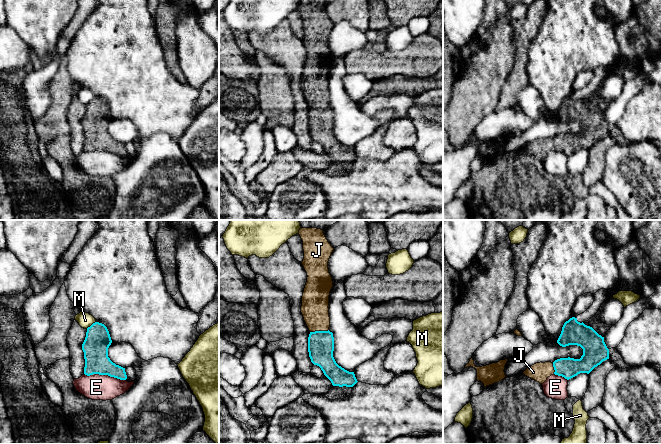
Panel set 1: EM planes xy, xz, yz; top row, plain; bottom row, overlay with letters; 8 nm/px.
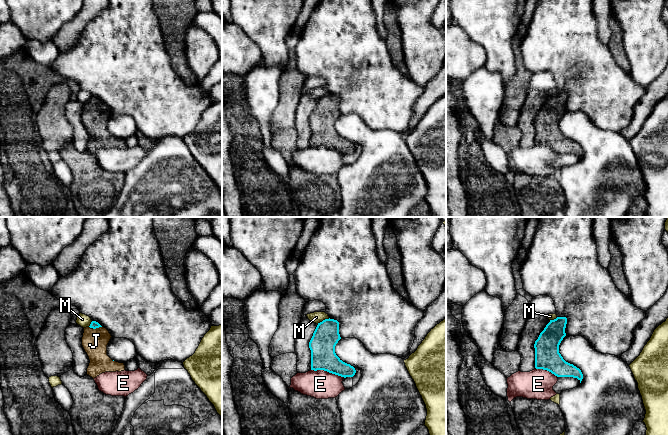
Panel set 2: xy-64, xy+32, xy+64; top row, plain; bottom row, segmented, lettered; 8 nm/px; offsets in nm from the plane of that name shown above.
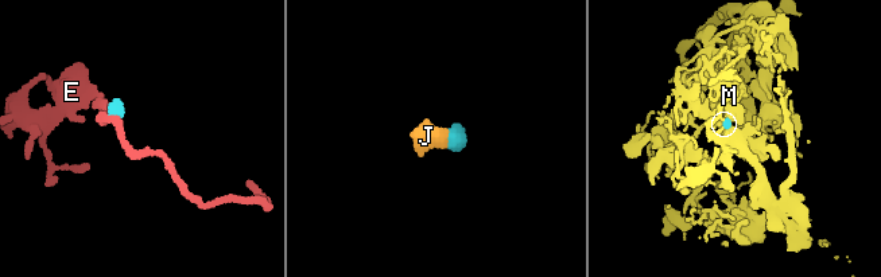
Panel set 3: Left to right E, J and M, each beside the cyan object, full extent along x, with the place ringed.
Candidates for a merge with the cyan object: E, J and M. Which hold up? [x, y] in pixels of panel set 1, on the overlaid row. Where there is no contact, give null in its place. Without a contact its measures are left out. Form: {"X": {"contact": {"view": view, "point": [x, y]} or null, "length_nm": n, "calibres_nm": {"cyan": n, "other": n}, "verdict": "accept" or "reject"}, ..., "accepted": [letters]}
{"E": {"contact": {"view": "xy", "point": [105, 374]}, "length_nm": 340, "calibres_nm": {"cyan": 200, "other": 200}, "verdict": "reject"}, "J": {"contact": {"view": "xz", "point": [319, 331]}, "length_nm": 150, "calibres_nm": {"cyan": 200, "other": 220}, "verdict": "accept"}, "M": {"contact": {"view": "xy", "point": [91, 325]}, "length_nm": 100, "calibres_nm": {"cyan": 200, "other": 120}, "verdict": "reject"}, "accepted": ["J"]}

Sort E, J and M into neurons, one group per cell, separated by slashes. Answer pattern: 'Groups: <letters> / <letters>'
Groups: E / J / M

